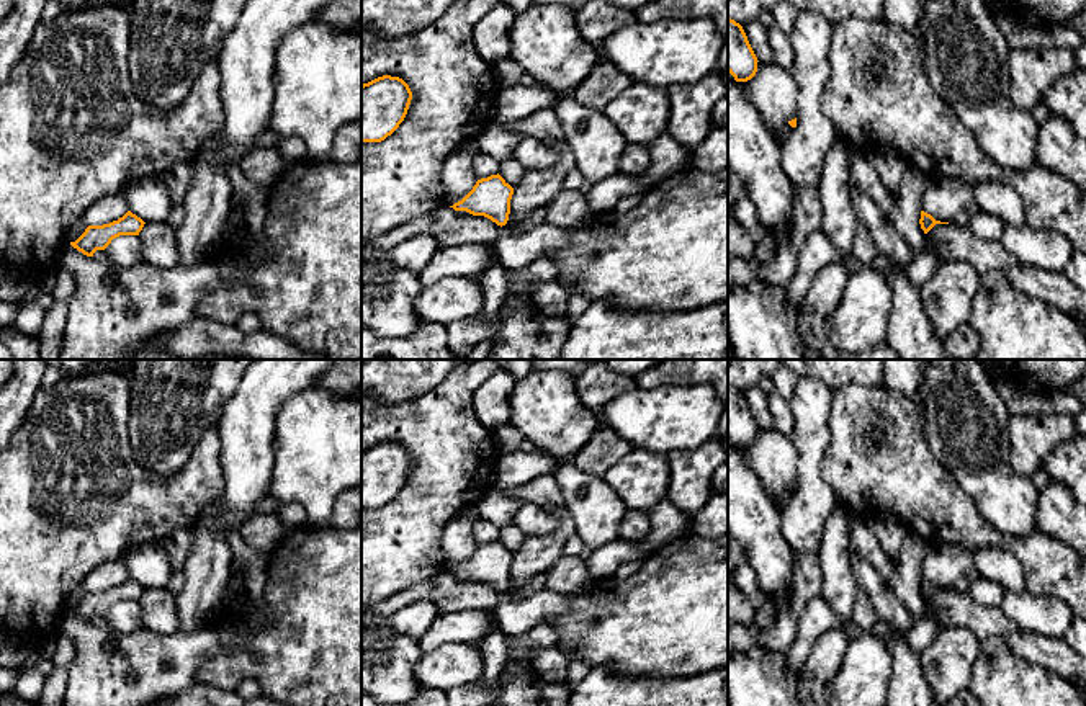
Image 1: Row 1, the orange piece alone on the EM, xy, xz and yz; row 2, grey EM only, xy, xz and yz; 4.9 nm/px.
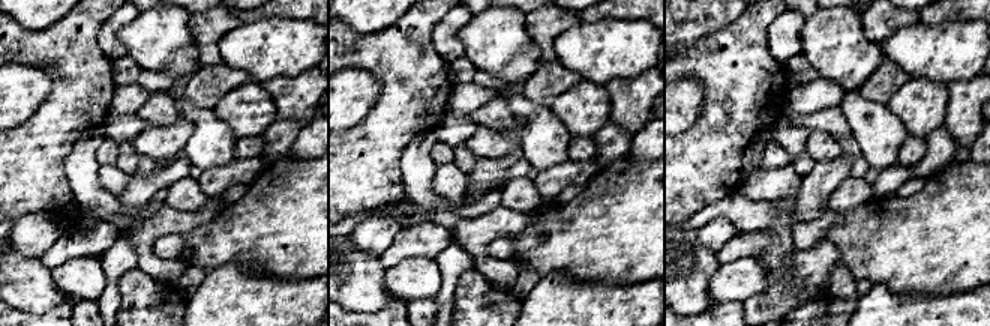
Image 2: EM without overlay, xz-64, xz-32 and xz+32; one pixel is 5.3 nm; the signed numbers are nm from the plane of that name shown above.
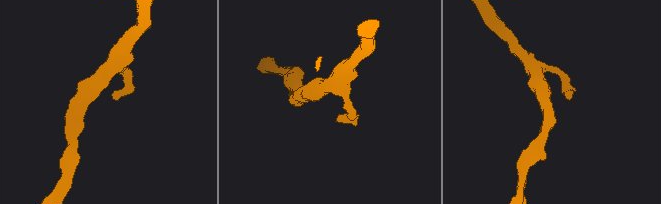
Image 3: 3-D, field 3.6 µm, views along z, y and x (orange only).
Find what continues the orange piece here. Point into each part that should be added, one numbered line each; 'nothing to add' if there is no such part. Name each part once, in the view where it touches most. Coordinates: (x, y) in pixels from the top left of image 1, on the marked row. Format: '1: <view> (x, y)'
nothing to add

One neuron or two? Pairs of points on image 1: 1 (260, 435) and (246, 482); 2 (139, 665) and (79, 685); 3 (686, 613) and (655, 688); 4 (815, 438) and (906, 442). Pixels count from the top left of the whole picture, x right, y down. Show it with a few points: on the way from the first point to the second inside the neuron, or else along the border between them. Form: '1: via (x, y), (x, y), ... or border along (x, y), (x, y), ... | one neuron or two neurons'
1: via (249, 446), (247, 471) | one neuron
2: via (125, 667), (103, 685), (94, 685) | one neuron
3: border along (620, 674), (695, 675) | two neurons
4: border along (831, 401), (830, 445), (821, 463), (821, 476) | two neurons

